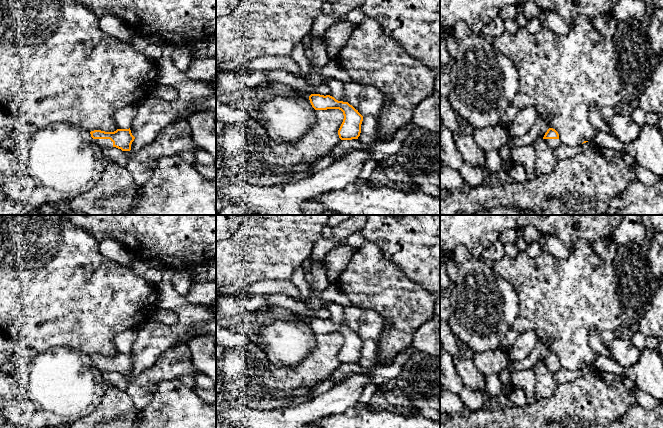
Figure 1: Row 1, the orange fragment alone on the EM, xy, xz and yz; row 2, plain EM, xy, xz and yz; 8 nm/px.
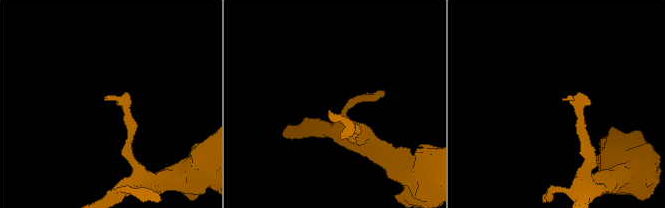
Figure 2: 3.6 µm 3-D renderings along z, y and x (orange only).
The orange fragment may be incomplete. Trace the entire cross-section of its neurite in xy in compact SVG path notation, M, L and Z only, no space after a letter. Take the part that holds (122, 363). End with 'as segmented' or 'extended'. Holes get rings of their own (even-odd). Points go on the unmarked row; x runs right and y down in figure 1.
M117 353L114 356L105 356L101 354L94 354L90 356L94 366L101 372L116 371L122 375L130 375L131 368L135 361L129 353Z; extended

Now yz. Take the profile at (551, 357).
M549 352L547 354L543 363L545 364L548 371L553 374L562 368L561 364L559 363L558 356L553 352Z; extended

